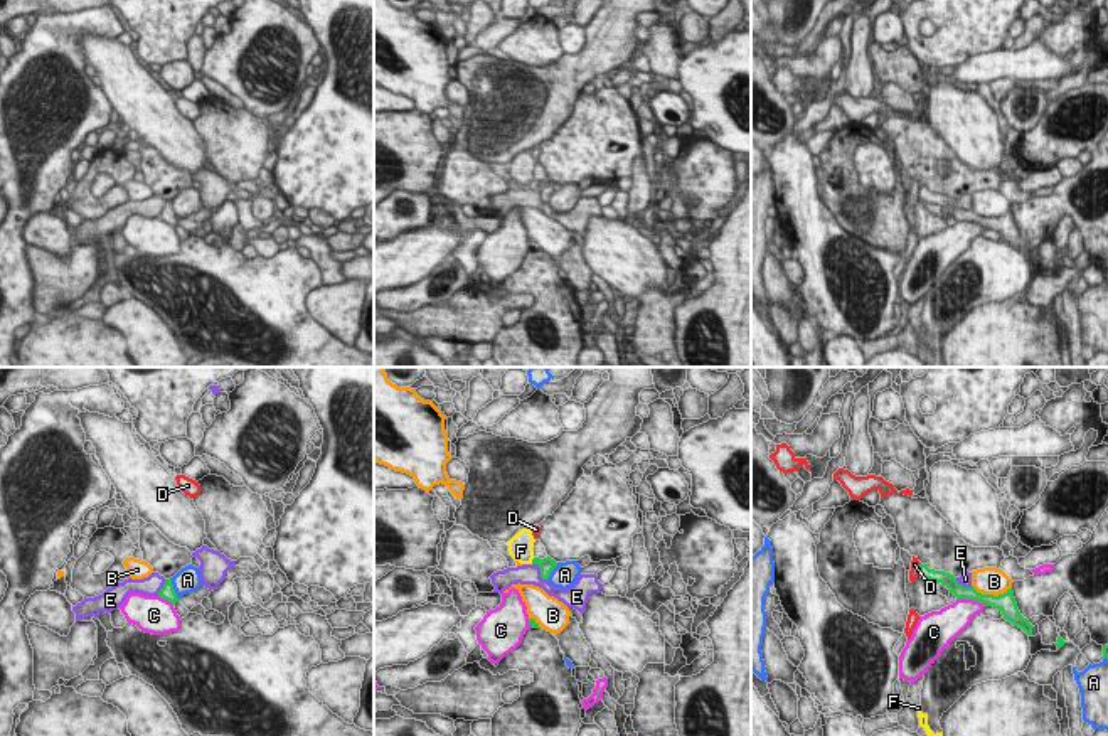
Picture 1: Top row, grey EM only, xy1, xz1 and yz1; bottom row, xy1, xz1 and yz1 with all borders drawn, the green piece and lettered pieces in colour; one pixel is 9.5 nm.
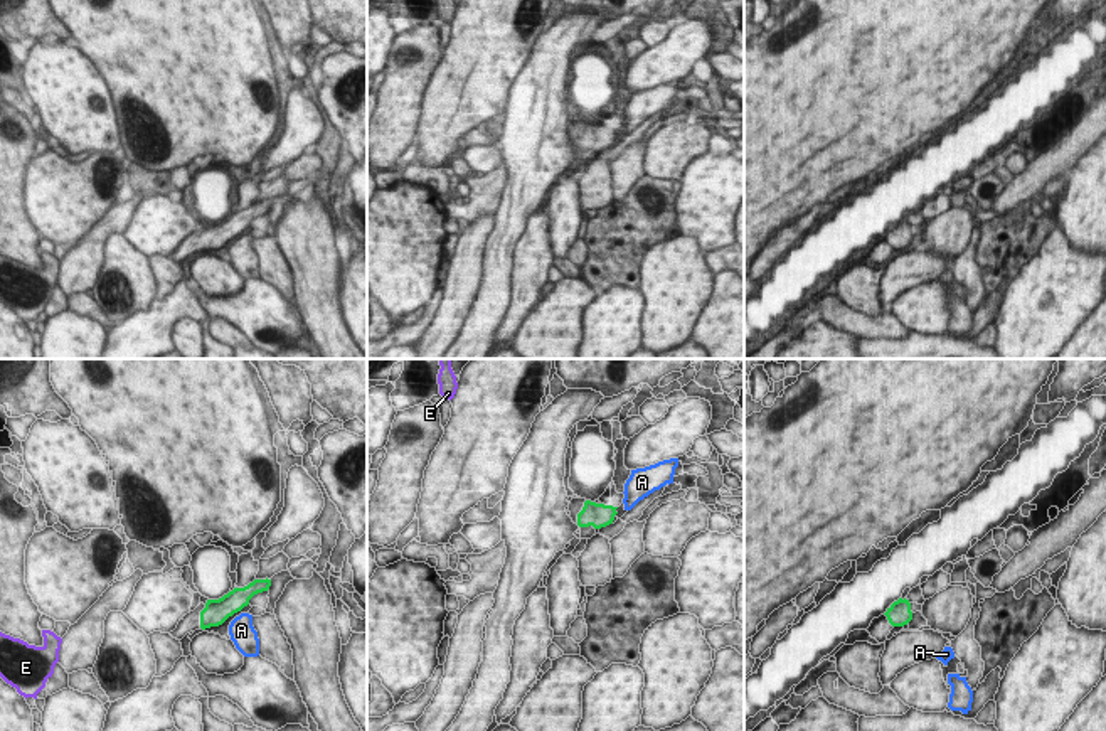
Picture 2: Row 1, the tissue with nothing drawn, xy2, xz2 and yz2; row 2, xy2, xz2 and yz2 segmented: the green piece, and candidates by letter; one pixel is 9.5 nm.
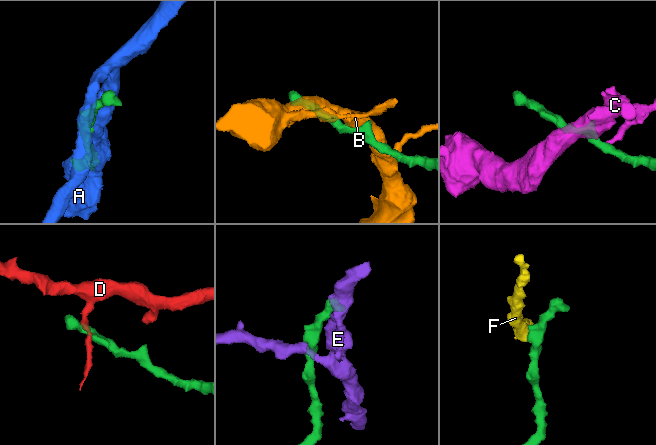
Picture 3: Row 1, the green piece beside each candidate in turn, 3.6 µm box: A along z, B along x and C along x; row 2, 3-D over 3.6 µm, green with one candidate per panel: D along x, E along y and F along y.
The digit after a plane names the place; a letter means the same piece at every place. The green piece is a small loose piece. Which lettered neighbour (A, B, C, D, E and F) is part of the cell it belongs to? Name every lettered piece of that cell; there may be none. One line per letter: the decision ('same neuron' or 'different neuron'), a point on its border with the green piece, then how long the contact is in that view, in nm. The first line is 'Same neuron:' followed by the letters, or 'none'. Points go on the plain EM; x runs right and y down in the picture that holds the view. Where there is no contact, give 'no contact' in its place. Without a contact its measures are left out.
Same neuron: none
A: different neuron | xy1 (174, 213) | 240 nm
B: different neuron | yz1 (992, 218) | 380 nm
C: different neuron | yz1 (972, 221) | 300 nm
D: different neuron | yz1 (920, 192) | 130 nm
E: different neuron | xz1 (541, 194) | 220 nm
F: different neuron | xz1 (532, 184) | 70 nm

